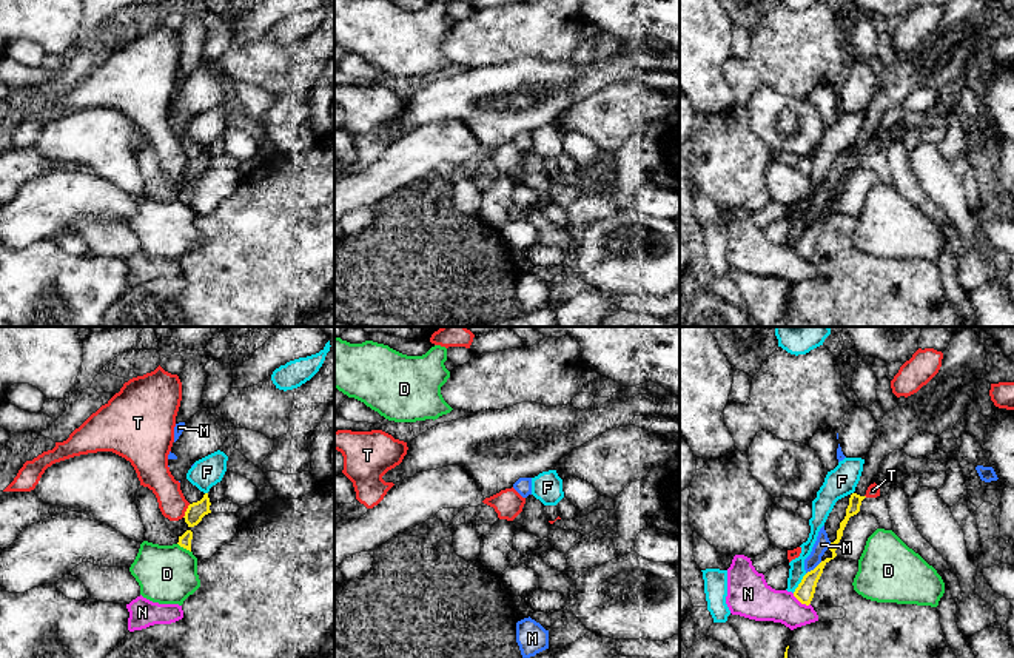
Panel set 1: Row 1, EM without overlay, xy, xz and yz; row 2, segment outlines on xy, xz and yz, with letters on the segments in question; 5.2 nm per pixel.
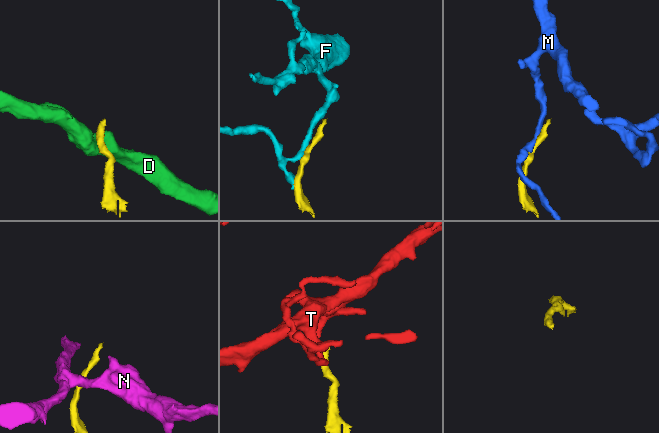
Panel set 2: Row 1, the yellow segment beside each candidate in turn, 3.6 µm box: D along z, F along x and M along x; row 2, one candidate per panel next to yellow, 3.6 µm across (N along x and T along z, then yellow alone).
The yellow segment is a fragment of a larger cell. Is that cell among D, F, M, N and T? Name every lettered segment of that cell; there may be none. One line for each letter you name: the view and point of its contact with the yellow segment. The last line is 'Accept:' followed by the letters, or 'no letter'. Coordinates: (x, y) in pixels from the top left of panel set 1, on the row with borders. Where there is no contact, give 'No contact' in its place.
Accept: no letter

